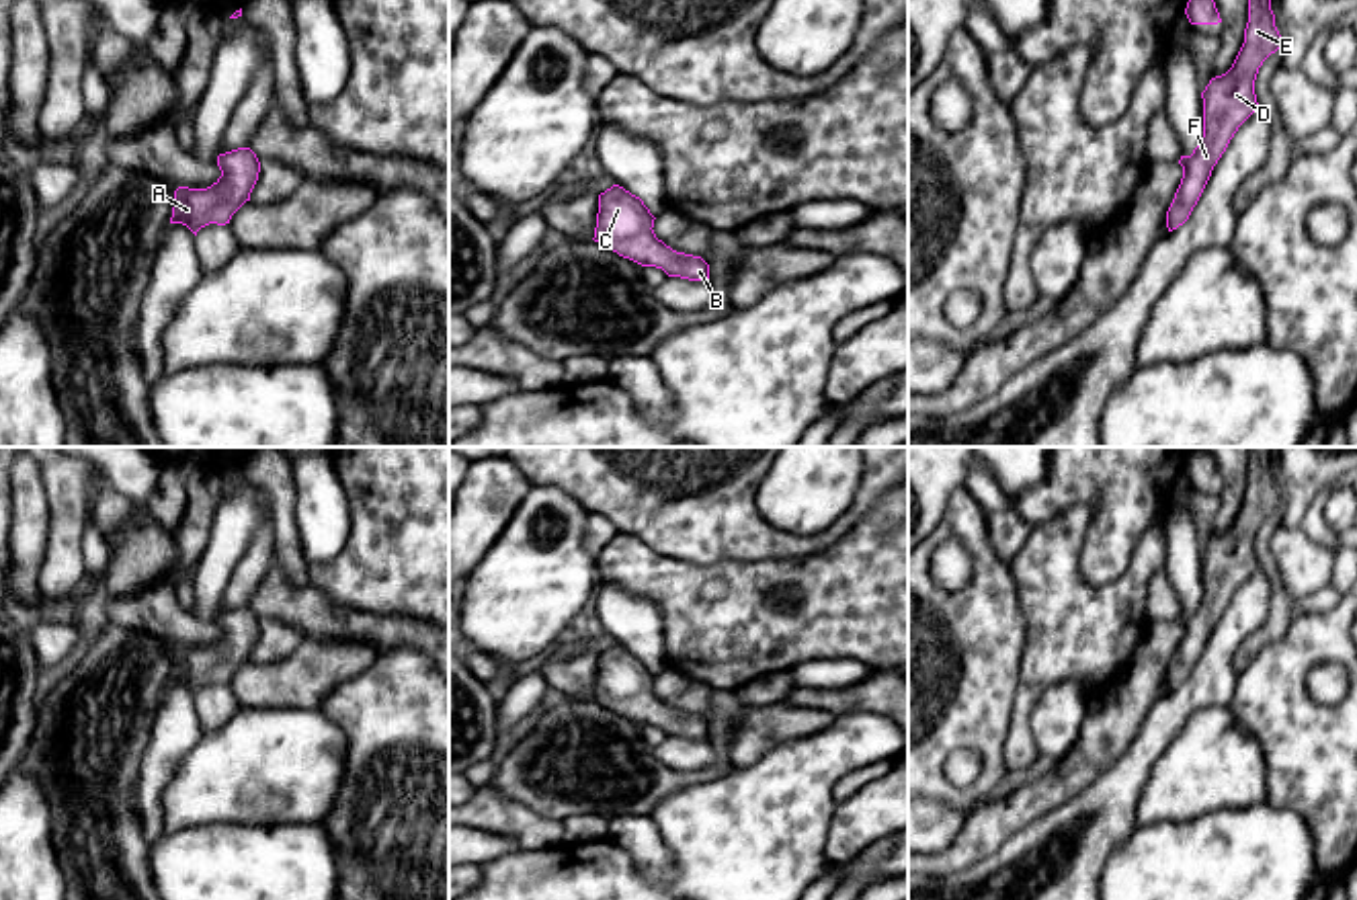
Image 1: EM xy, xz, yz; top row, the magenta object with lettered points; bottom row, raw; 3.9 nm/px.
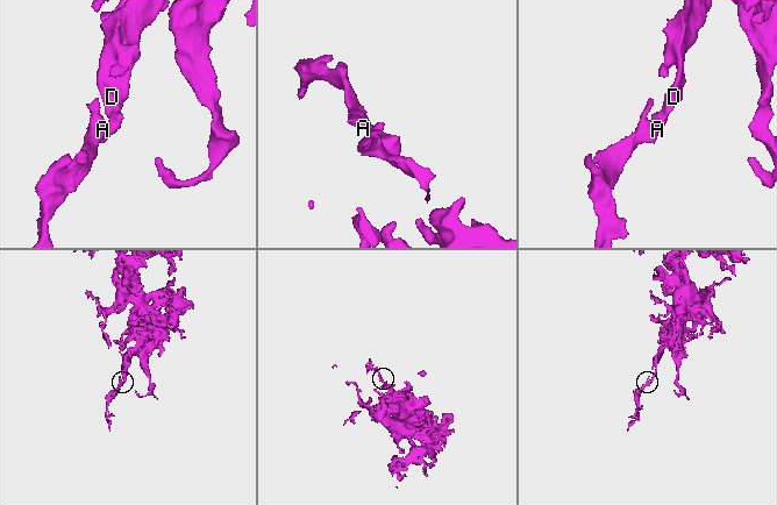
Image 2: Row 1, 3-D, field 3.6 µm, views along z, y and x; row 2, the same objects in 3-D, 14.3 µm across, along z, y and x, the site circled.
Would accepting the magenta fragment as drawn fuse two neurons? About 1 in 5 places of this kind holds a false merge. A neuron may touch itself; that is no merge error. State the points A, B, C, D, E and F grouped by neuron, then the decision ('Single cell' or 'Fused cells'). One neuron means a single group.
Groups: A B C D E F. Single cell

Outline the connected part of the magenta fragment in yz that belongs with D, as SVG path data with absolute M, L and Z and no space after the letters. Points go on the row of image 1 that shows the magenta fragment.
M1248 0L1244 43L1232 68L1209 80L1203 98L1203 137L1191 156L1181 156L1183 178L1166 211L1168 232L1183 226L1197 205L1214 166L1238 127L1259 111L1255 80L1263 62L1281 47L1271 0Z

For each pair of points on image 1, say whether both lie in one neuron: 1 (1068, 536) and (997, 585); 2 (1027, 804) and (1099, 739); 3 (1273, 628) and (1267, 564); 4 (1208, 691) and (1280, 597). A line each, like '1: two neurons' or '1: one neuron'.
1: two neurons
2: one neuron
3: one neuron
4: two neurons

